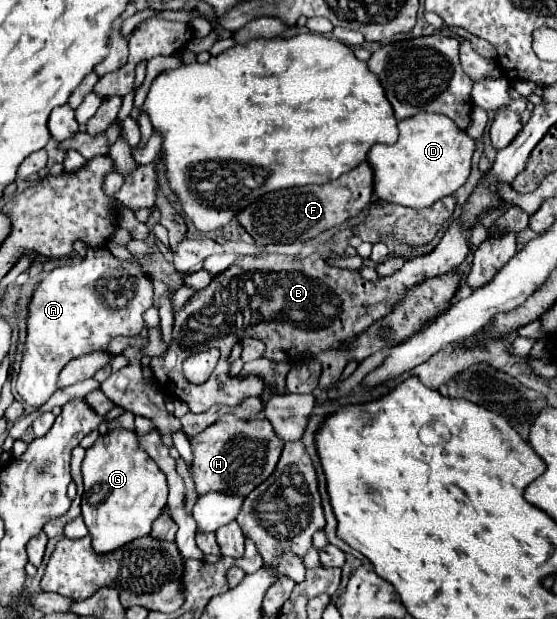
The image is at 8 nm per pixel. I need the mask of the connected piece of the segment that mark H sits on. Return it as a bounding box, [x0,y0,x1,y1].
[189,413,283,495]

